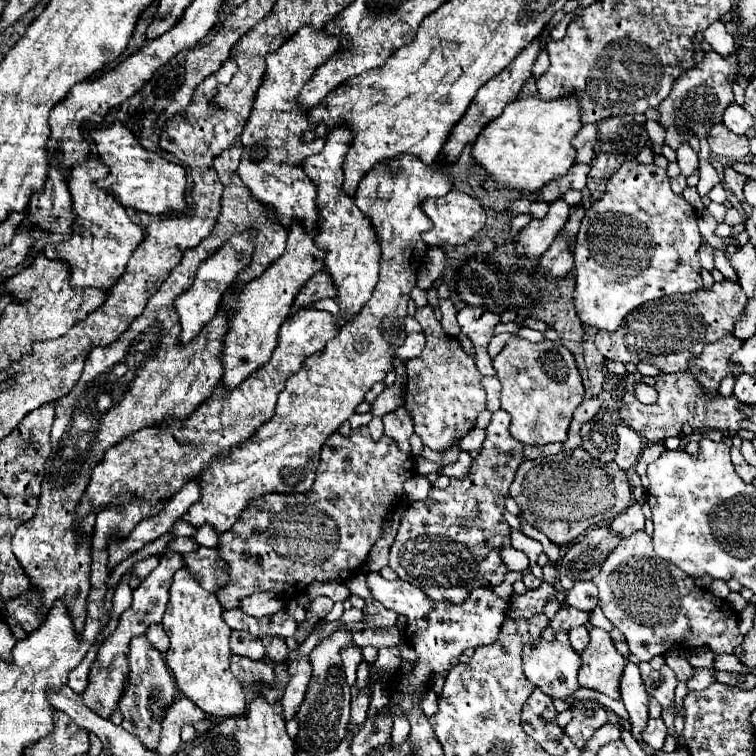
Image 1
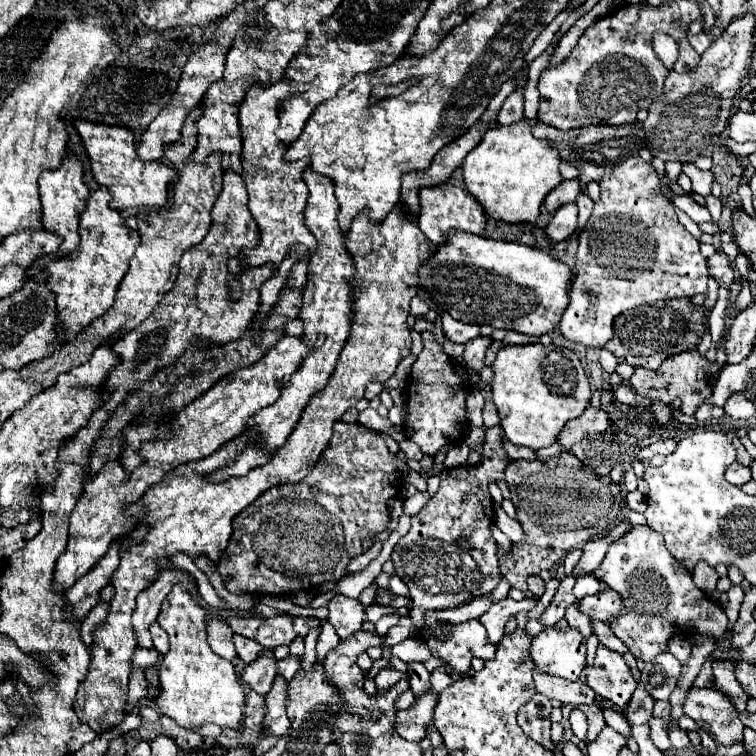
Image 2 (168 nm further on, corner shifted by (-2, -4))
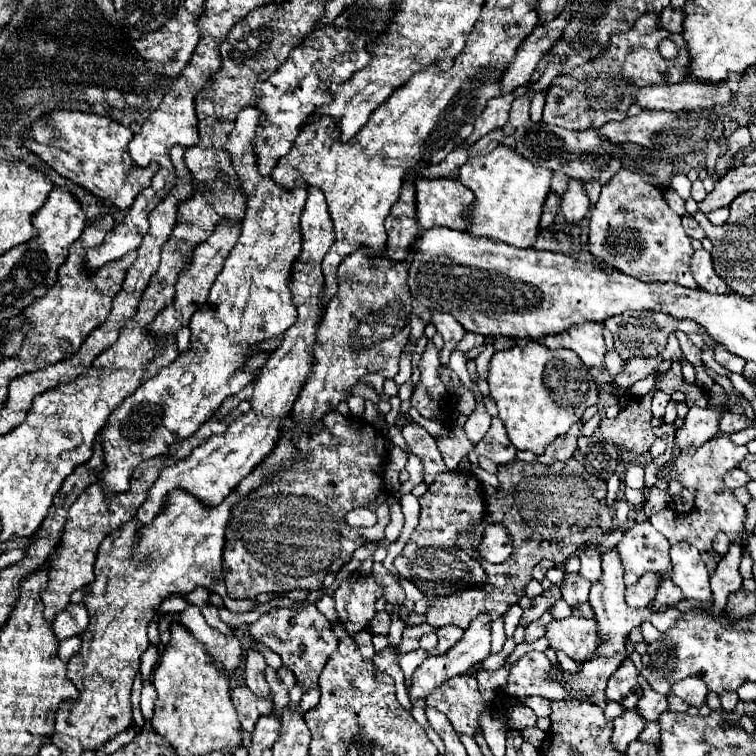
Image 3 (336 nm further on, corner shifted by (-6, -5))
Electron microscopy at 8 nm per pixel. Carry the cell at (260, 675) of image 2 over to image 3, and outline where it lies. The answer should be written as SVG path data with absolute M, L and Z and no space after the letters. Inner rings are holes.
M237 685L231 691L231 699L235 703L241 727L249 733L255 729L255 723L261 715L269 715L273 711L271 697L257 697L247 685Z

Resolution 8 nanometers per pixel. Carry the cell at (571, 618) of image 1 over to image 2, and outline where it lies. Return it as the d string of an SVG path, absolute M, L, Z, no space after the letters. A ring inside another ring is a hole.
M611 588L603 590L603 592L597 592L593 596L585 596L581 600L579 608L591 620L607 620L611 616L621 616L627 610L623 598L615 590L611 590Z

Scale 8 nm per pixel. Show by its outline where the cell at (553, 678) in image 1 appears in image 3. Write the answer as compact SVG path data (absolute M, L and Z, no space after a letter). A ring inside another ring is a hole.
M583 617L555 619L545 637L553 651L561 651L571 657L575 663L585 663L597 649L597 621Z

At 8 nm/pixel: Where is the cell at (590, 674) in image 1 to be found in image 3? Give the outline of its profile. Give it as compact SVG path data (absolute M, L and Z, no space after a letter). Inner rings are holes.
M629 657L609 677L605 697L607 697L607 701L621 703L625 709L635 709L641 693L639 693L639 685L637 685L637 671Z

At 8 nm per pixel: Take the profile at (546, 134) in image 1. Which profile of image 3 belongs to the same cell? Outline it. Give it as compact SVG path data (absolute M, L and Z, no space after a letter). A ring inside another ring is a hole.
M499 145L487 155L471 157L459 169L459 181L475 193L469 233L475 237L493 237L515 247L531 247L539 233L543 203L551 191L551 177L553 171L531 163L507 145Z

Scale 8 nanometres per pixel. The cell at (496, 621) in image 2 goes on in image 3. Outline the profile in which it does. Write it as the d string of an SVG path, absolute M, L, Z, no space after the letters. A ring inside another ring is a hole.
M481 613L477 615L469 629L465 631L463 639L457 641L445 655L437 655L437 657L427 657L423 661L423 665L413 673L413 685L411 685L411 691L409 691L409 699L411 703L415 701L423 701L429 693L433 693L433 689L439 689L441 683L449 681L449 677L455 677L455 675L461 675L465 673L473 663L479 663L483 659L487 659L491 655L491 615L489 613Z

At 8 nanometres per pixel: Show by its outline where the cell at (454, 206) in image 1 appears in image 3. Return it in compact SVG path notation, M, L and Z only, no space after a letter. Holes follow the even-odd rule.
M425 179L415 181L417 195L417 219L423 229L435 225L467 231L471 221L467 209L475 201L475 195L453 179Z

